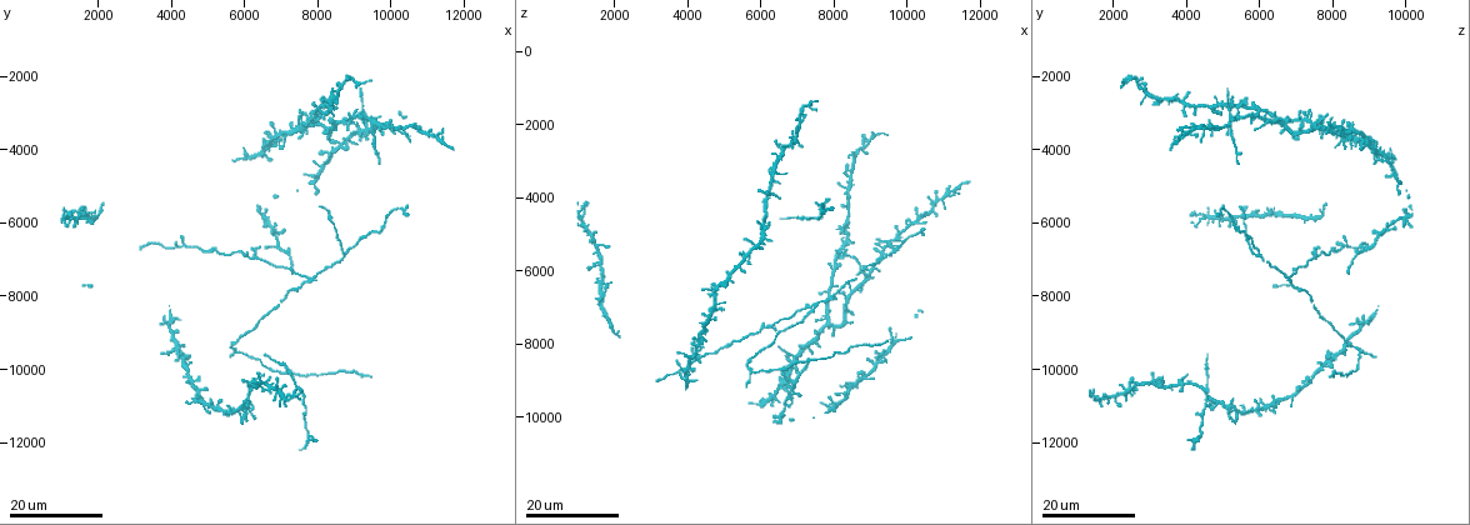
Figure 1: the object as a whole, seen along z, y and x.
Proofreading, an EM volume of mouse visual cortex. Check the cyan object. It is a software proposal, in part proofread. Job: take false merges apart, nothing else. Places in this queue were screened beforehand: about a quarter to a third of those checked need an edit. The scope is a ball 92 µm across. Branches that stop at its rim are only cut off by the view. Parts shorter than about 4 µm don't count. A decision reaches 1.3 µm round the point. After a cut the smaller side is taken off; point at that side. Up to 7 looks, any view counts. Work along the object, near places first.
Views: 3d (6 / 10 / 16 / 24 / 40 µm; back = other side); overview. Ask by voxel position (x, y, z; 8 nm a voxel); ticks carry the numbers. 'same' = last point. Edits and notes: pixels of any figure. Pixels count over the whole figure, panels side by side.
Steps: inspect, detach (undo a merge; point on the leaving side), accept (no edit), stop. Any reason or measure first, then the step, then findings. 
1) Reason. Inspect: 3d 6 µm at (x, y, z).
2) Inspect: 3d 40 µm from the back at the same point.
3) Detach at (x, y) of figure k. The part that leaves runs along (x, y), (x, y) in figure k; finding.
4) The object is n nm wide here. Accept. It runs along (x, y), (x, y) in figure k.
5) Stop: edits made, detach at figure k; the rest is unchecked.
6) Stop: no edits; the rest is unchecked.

Two arms in line, one across. Inspect: 3d 24 µm at (7300, 6800, 8600).

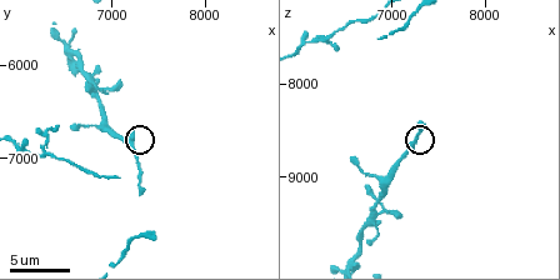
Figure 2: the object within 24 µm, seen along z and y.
Inspect: 3d 10 µm at (7250, 6850, 8650).

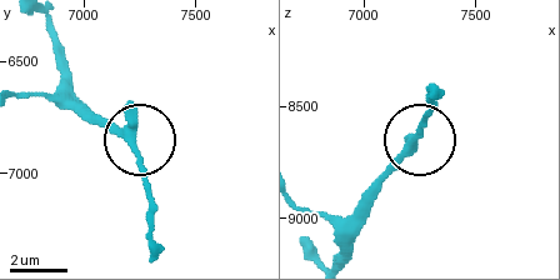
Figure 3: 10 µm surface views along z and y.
Accept. Continuous, no second neuron.

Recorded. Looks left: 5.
Four or more arms meet. Inspect: 3d 24 µm at (7700, 7500, 6800).

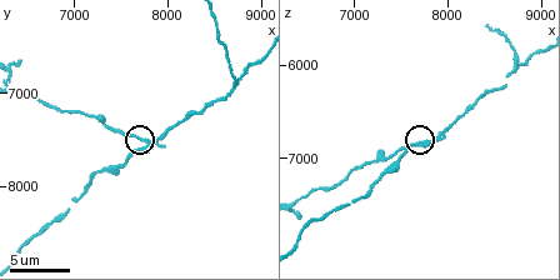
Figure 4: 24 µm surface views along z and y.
Inspect: 3d 10 µm at (7750, 7550, 6800).

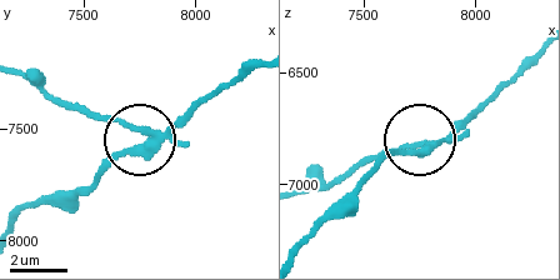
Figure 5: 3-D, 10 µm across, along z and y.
The object is 270 nm wide here. Detach at (120, 120) of figure 5. The part that leaves runs along (439, 144), (370, 156), (305, 190) in figure 5; a second neuron is stuck on.

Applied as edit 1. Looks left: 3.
A fork. Inspect: 3d 10 µm at (8750, 6850, 5950).

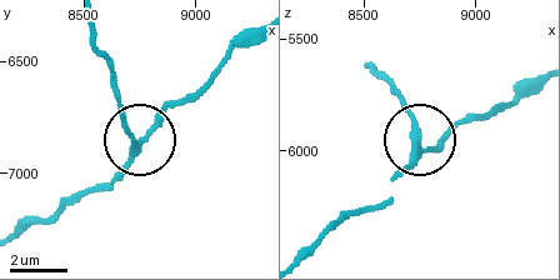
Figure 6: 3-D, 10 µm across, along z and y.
The side arm is 15 µm long; 3 arms meet here. Accept. All the same neuron.

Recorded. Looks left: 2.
Thick turns thin. Inspect: 3d 24 µm at (10300, 5600, 5000).

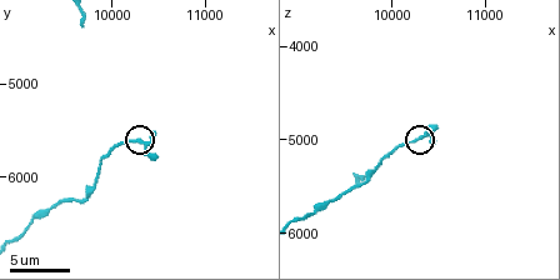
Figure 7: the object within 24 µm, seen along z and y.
Inspect: 3d 10 µm at (10300, 5600, 5000).

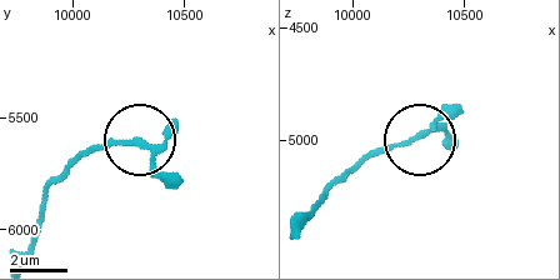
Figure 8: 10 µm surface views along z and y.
4 arms meet here. Accept. It runs along (20, 250), (39, 229), (49, 193), (85, 156), (140, 143) in figure 8; all the same neuron.

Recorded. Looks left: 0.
Stop: edits made, detach at figure 5; the rest is unchecked.

